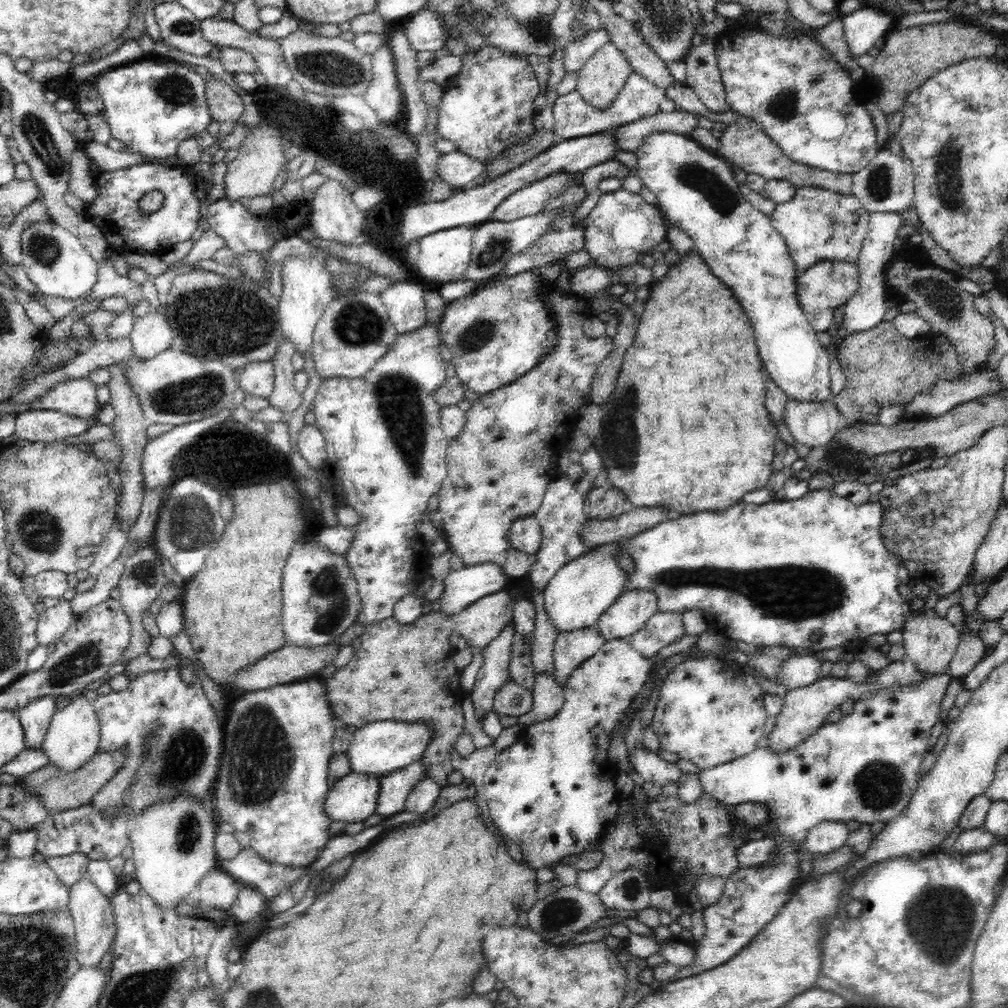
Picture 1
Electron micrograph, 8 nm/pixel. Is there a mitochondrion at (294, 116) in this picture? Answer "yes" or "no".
yes

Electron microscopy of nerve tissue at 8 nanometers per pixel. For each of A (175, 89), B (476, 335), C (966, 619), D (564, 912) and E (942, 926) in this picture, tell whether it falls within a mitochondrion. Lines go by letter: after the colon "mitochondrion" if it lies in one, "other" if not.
A: mitochondrion
B: mitochondrion
C: other
D: mitochondrion
E: mitochondrion

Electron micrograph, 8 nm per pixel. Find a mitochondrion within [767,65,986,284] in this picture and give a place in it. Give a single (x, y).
(947, 162)

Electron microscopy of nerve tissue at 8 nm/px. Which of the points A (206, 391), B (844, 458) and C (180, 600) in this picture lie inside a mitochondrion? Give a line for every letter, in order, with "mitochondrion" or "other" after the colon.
A: mitochondrion
B: mitochondrion
C: other

